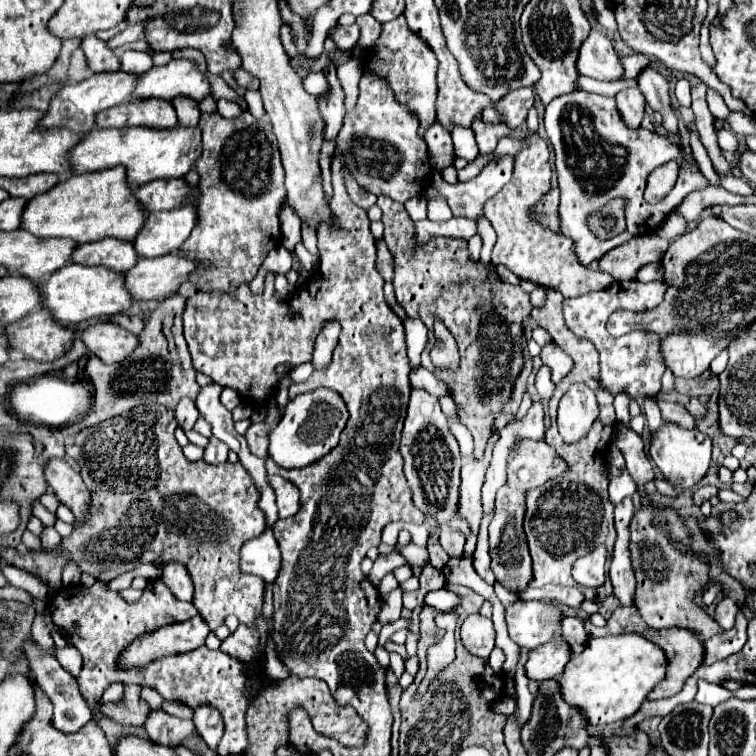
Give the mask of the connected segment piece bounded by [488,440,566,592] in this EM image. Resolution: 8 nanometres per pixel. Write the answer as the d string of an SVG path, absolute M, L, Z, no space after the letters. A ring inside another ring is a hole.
M516 440L508 454L508 482L496 492L496 510L490 522L490 556L492 556L492 570L496 580L512 590L522 592L526 590L530 576L532 576L532 560L526 544L526 534L522 528L524 508L526 508L526 492L538 488L540 484L548 482L550 478L562 476L566 472L566 462L556 454L556 450L546 444L544 440Z

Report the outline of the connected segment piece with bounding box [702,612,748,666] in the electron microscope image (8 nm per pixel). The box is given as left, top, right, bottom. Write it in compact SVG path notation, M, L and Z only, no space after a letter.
M740 612L738 618L736 618L736 626L732 630L722 632L716 638L710 638L704 644L704 662L702 662L702 666L714 664L718 660L726 660L728 656L736 654L746 642L746 624L748 624L748 620Z

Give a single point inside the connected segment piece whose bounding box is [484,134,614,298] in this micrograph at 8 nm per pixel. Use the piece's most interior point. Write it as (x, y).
(532, 252)

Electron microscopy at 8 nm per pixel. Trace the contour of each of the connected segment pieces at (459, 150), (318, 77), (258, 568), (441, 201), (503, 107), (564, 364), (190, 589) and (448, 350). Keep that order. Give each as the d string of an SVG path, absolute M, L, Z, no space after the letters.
M456 126L451 136L456 156L472 162L479 153L472 129Z
M308 72L304 78L302 78L302 86L306 92L310 92L312 96L318 96L322 94L324 90L328 90L328 80L324 76L324 72Z
M266 528L260 538L252 538L252 542L246 542L240 550L240 558L246 574L256 574L268 584L274 584L282 558L278 542L270 528Z
M442 195L428 200L427 205L428 220L438 220L438 222L442 222L442 220L450 220L450 218L452 218L452 212L448 210L448 204Z
M520 88L508 94L498 102L498 112L503 123L509 128L517 128L524 124L530 106L534 104L534 88Z
M546 344L542 348L540 358L542 358L542 364L550 368L550 374L552 374L552 382L554 384L558 384L568 374L568 370L572 368L572 360L556 344Z
M170 564L170 566L162 566L162 580L166 582L168 590L180 598L190 602L192 594L194 594L194 586L192 586L192 578L188 578L188 572L180 566L180 564Z
M440 320L434 323L434 335L437 344L432 349L430 356L436 368L455 372L458 368L459 353L454 337Z

